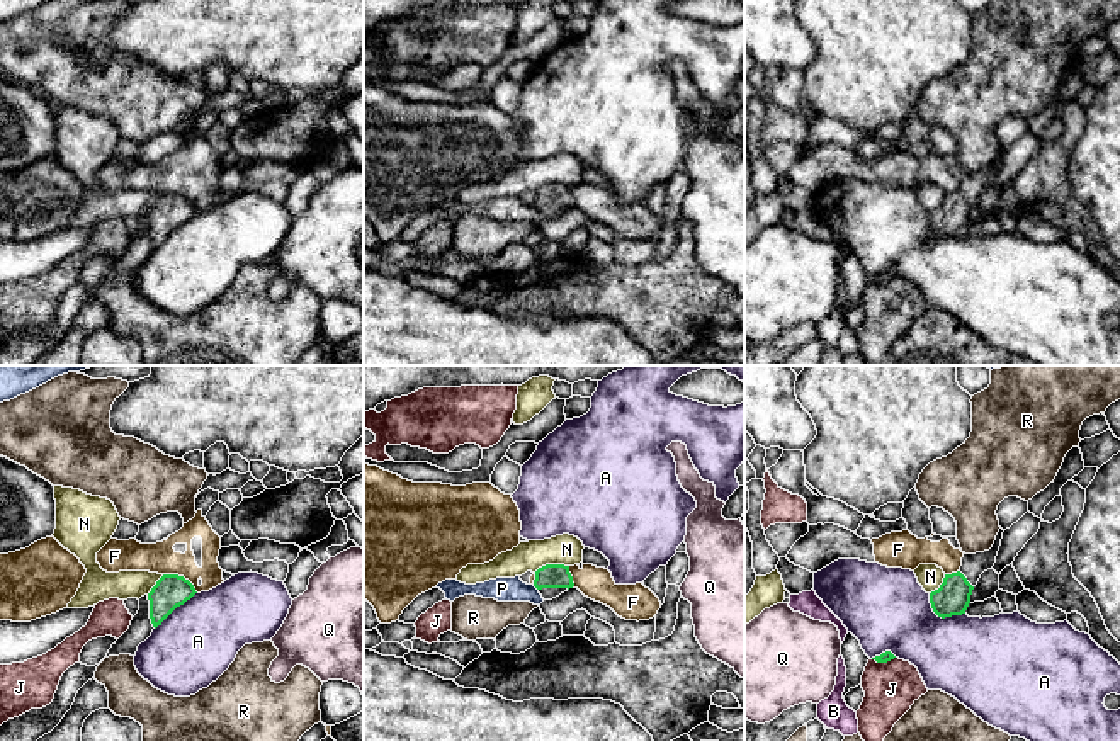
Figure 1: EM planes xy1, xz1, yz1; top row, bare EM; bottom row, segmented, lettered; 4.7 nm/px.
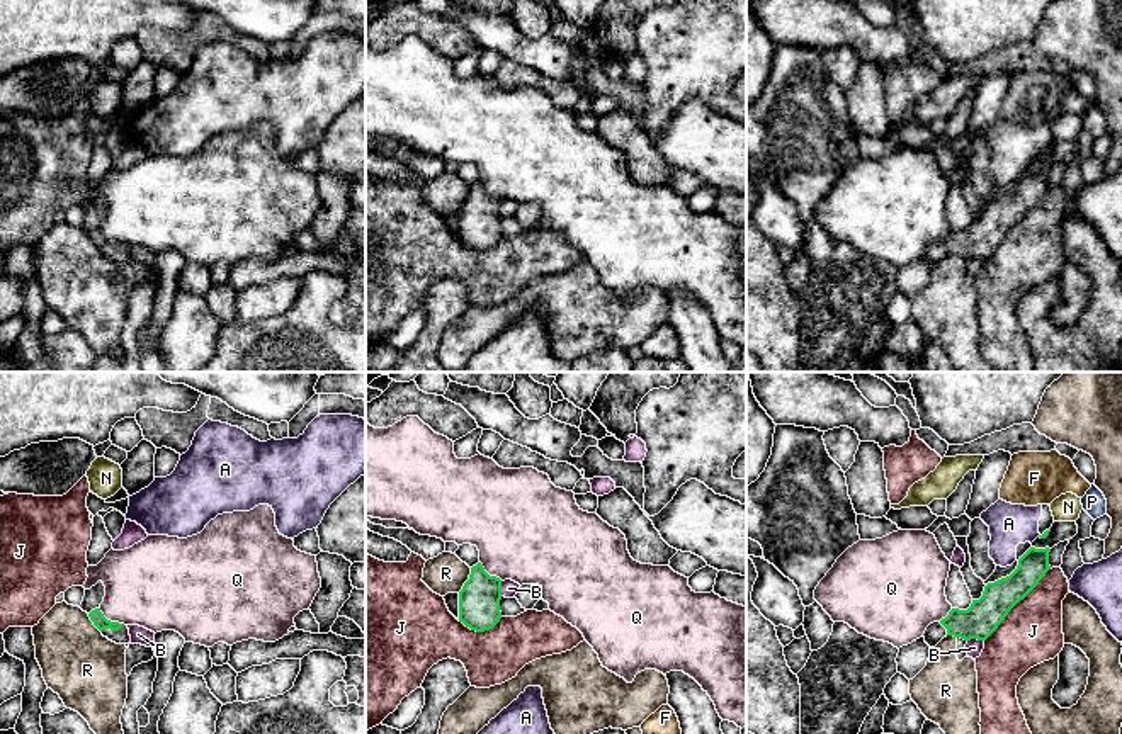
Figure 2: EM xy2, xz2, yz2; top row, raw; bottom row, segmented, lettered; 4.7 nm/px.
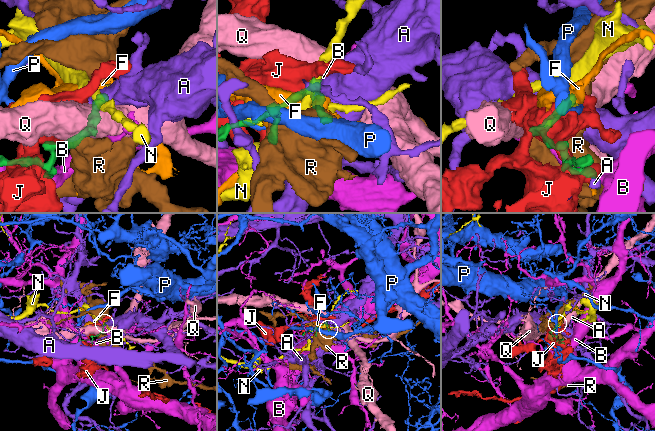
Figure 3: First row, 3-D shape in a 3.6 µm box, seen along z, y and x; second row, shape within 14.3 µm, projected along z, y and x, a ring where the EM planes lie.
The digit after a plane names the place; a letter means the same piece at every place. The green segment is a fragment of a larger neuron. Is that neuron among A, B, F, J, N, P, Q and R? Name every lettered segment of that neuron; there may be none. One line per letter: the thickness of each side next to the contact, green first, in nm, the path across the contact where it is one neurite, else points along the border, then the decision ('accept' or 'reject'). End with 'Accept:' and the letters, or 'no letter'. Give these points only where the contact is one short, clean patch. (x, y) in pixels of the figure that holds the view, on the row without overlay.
A: 160 nm thick on the green side, 400 nm on the other; reject
B: 170 nm thick on the green side, 80 nm on the other; reject
F: 160 nm thick on the green side, 150 nm on the other; border along xy1 (164, 192), (182, 194), (197, 211); reject
J: 170 nm thick on the green side, 280 nm on the other; reject
N: 110 nm thick on the green side, 150 nm on the other; border along xz1 (568, 184), (543, 184), (534, 191); reject
P: 110 nm thick on the green side, 110 nm on the other; border along xz1 (532, 204), (537, 209); reject
Q: 70 nm thick on the green side, 400 nm on the other; border along xy2 (99, 226), (107, 238), (124, 243); reject
R: 190 nm thick on the green side, 190 nm on the other; reject
Accept: no letter

